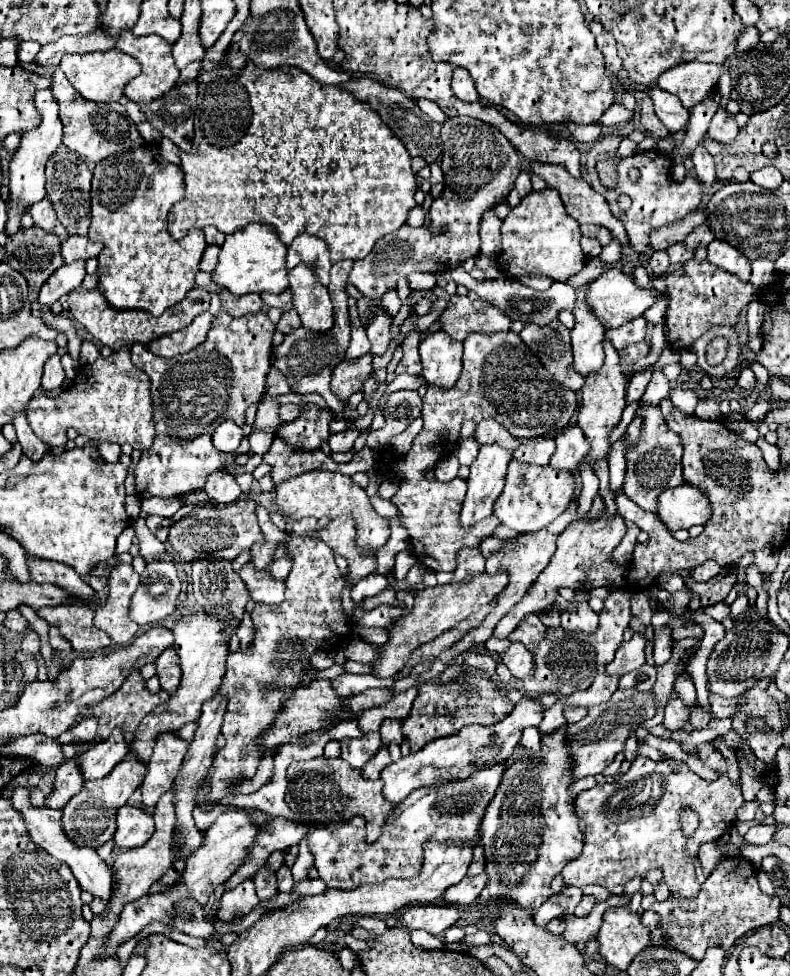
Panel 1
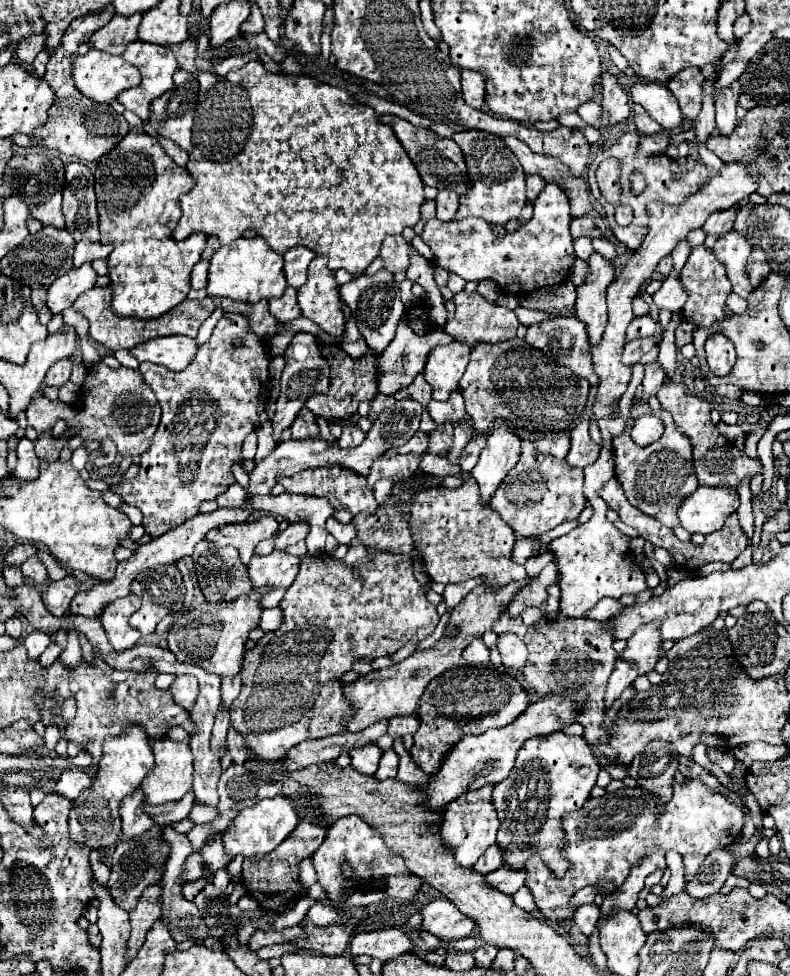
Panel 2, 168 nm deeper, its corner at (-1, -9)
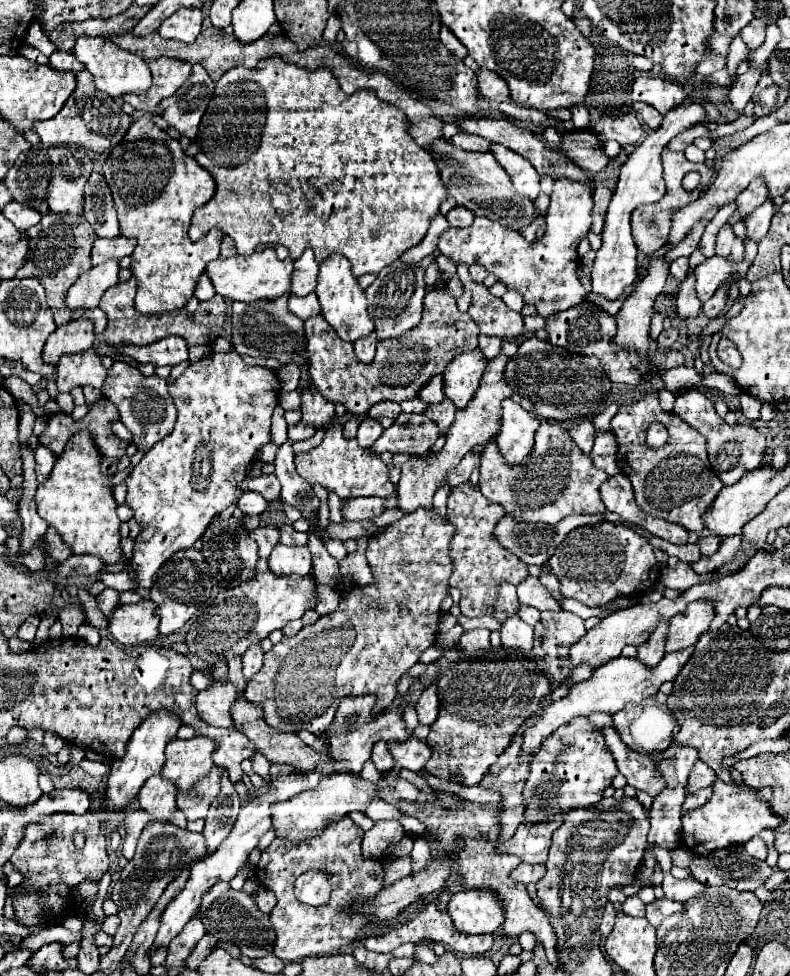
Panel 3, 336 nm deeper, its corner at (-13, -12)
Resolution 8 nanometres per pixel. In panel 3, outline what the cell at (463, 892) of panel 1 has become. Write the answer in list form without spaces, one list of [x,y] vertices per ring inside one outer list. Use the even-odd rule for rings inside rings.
[[[520,864],[516,870],[512,870],[510,880],[512,882],[522,882],[522,884],[530,884],[530,882],[538,882],[544,876],[546,868],[542,864],[532,866],[532,864]]]

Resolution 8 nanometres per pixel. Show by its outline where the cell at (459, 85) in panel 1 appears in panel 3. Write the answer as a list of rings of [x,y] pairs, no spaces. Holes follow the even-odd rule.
[[[486,68],[478,70],[478,92],[484,100],[488,102],[504,102],[506,98],[510,98],[510,90],[506,88],[506,82],[502,82],[502,78]]]

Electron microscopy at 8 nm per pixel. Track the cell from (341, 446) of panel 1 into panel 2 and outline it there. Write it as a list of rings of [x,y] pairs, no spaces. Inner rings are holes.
[[[348,425],[348,427],[344,427],[342,429],[342,437],[338,439],[338,445],[340,447],[356,447],[356,445],[360,445],[362,441],[364,441],[364,431],[358,427],[358,425]]]

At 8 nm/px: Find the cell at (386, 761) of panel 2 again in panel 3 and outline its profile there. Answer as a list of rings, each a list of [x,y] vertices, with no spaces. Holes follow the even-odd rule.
[[[408,738],[406,742],[388,742],[388,750],[394,758],[396,768],[406,768],[412,772],[420,772],[428,758],[430,758],[430,748],[424,740]]]

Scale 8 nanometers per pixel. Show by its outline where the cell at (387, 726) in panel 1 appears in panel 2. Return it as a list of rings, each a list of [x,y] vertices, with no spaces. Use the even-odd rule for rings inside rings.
[[[418,713],[414,715],[396,715],[394,719],[390,719],[390,725],[388,725],[388,735],[408,735],[408,733],[416,733],[416,729],[420,727],[420,719],[418,719]]]

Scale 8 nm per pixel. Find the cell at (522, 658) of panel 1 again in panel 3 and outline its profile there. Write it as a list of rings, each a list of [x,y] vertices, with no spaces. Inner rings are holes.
[[[508,616],[508,620],[502,624],[500,636],[502,646],[508,646],[508,650],[528,654],[532,650],[532,626],[528,626],[520,616]]]

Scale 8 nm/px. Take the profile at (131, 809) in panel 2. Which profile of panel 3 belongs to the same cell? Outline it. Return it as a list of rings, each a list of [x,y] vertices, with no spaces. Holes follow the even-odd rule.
[[[152,776],[146,780],[142,790],[138,792],[138,804],[140,810],[150,814],[156,822],[168,822],[172,814],[176,812],[176,790],[166,782],[166,778]]]

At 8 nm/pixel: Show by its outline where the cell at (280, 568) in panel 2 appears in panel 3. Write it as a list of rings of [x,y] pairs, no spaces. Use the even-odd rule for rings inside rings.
[[[278,544],[268,558],[268,566],[278,576],[300,574],[306,578],[312,574],[312,556],[308,548]]]

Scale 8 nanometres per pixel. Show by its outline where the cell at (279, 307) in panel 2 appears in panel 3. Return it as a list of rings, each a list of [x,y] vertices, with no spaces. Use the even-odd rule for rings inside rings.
[[[312,292],[312,294],[308,294],[308,296],[294,296],[294,294],[290,294],[290,298],[288,298],[288,310],[294,314],[294,316],[298,316],[298,318],[302,318],[302,320],[308,320],[308,318],[312,318],[312,316],[316,316],[316,314],[320,314],[320,306],[318,306],[318,298],[316,298],[316,294]]]

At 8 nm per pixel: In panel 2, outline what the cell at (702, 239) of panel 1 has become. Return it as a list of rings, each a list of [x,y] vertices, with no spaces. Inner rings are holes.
[[[736,203],[734,207],[726,209],[726,211],[716,211],[714,215],[710,215],[710,219],[704,223],[704,231],[706,235],[726,235],[732,227],[734,227],[734,221],[736,221],[736,213],[738,213],[740,205]]]

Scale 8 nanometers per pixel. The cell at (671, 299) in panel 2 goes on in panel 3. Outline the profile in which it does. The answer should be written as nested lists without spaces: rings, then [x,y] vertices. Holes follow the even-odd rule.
[[[712,256],[706,258],[702,264],[698,264],[694,268],[694,288],[696,288],[696,296],[700,302],[706,302],[716,290],[718,286],[722,286],[724,282],[736,282],[740,276],[746,274],[750,262],[726,262],[724,258]]]

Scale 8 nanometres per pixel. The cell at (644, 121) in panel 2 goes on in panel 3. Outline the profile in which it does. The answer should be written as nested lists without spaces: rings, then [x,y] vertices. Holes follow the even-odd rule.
[[[634,102],[632,108],[634,108],[634,112],[644,120],[644,124],[646,124],[650,130],[656,130],[656,128],[660,126],[662,114],[658,114],[658,110],[654,110],[652,106],[646,106],[646,104],[642,104],[642,102]]]

